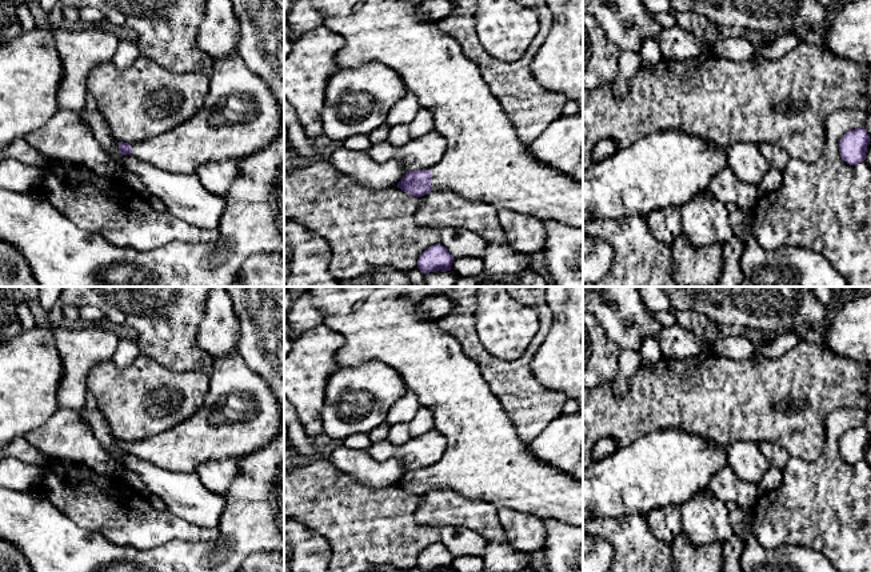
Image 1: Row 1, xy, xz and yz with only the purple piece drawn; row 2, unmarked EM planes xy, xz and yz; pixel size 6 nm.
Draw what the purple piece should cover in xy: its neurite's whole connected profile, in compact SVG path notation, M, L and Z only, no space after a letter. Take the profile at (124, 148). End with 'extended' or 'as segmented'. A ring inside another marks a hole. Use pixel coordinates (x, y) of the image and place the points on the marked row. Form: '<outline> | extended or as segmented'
M239 55L213 59L204 105L180 125L128 144L119 141L121 155L135 156L169 173L196 173L211 161L241 160L271 144L281 129L281 111L265 81Z | extended

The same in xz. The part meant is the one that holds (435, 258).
M435 244L419 256L417 268L424 275L439 269L451 271L454 260L446 247Z | as segmented

